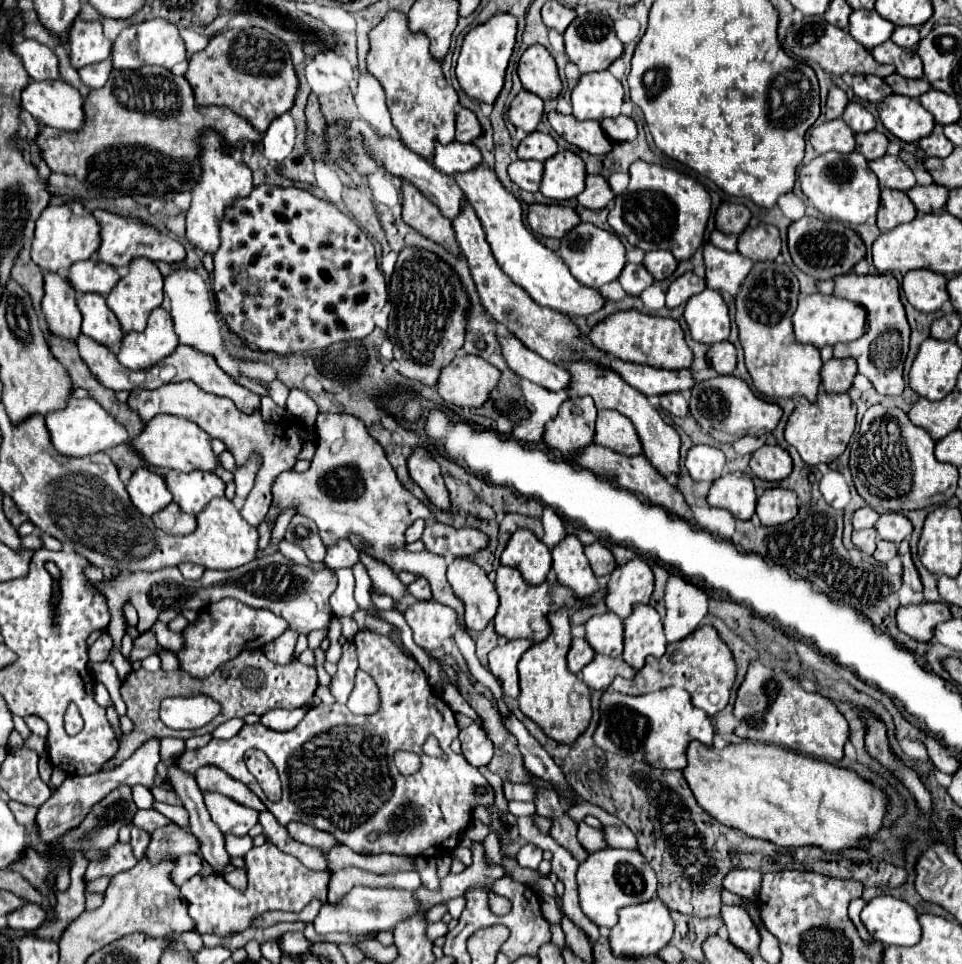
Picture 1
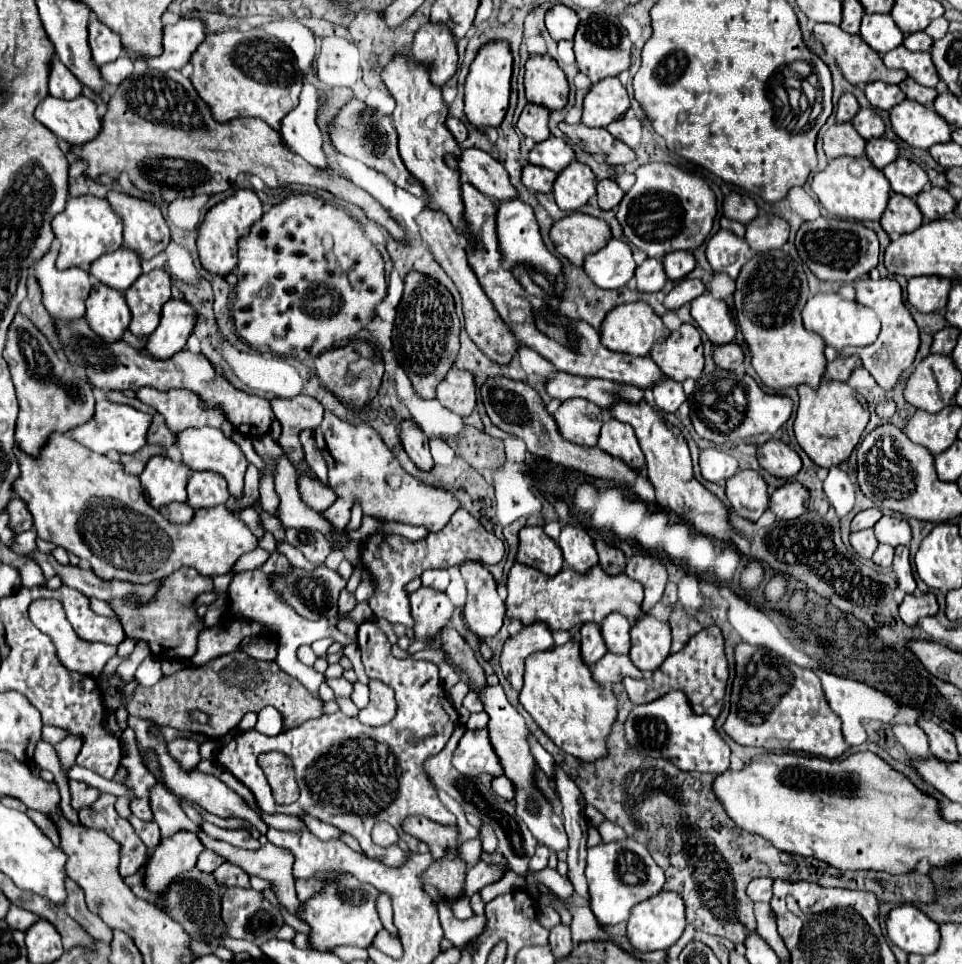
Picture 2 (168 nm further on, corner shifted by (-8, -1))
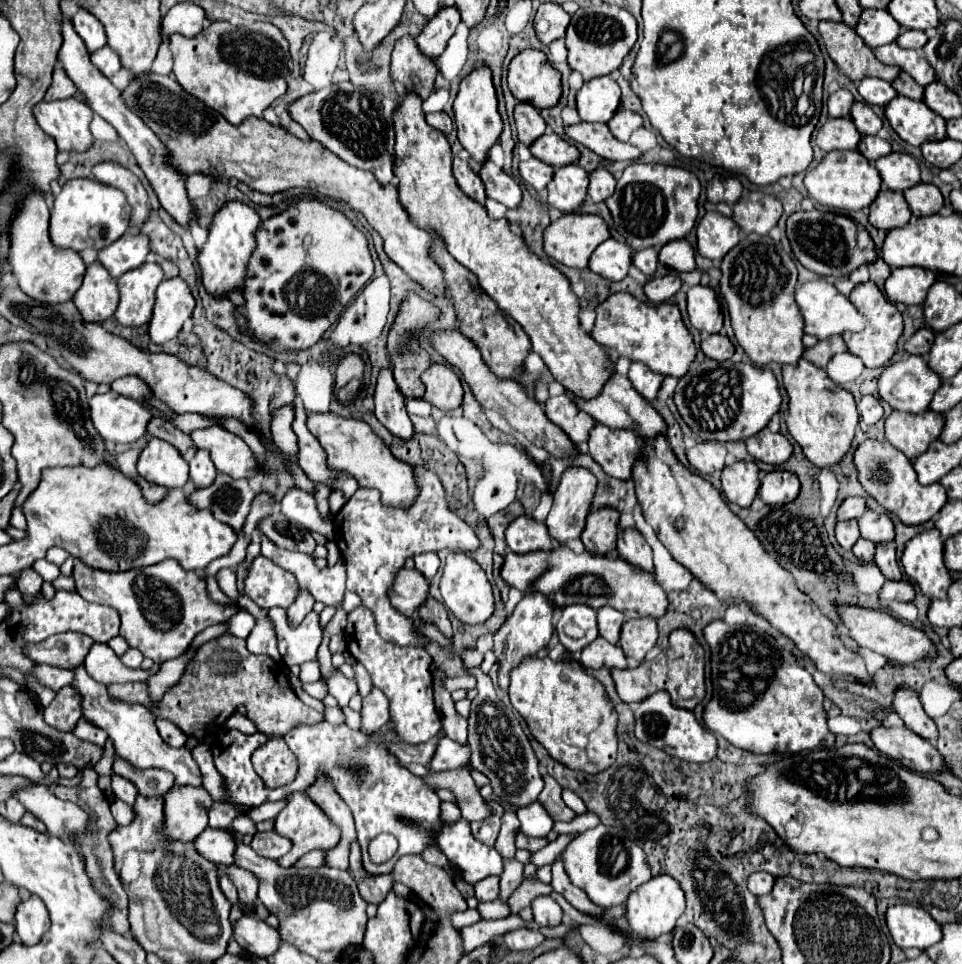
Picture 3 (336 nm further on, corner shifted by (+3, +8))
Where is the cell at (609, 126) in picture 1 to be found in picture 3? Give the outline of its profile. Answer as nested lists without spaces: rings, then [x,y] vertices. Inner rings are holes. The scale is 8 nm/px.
[[[620,108],[620,110],[614,114],[614,118],[608,122],[608,128],[610,128],[610,132],[612,132],[618,140],[628,142],[628,138],[632,136],[632,132],[638,130],[642,124],[644,124],[644,122],[642,122],[642,116],[640,116],[640,114]]]

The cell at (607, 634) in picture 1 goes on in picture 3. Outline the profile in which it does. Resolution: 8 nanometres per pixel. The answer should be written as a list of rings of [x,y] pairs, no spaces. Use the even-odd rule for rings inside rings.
[[[604,606],[598,610],[598,632],[608,642],[616,644],[620,636],[620,628],[624,624],[624,616],[616,612],[612,606]]]

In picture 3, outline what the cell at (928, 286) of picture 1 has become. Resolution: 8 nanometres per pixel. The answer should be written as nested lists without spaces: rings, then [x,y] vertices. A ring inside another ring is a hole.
[[[894,268],[884,284],[884,292],[892,302],[924,304],[930,286],[936,282],[936,274],[926,268]]]

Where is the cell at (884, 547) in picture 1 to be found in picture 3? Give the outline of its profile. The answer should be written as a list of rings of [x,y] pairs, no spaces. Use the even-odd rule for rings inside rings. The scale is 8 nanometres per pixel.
[[[858,540],[856,544],[854,544],[854,548],[852,548],[852,552],[854,552],[854,556],[860,560],[860,562],[872,562],[874,560],[874,548],[876,548],[876,544],[872,544],[870,540]]]

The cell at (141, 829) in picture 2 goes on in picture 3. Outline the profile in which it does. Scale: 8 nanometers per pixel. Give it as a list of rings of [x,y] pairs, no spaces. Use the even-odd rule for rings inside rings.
[[[114,800],[112,802],[112,816],[114,816],[116,824],[122,826],[122,824],[128,824],[134,818],[134,810],[128,804],[124,804],[122,800]]]

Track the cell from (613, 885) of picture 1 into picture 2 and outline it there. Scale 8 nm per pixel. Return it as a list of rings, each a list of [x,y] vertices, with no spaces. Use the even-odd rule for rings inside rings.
[[[635,839],[601,843],[597,847],[591,847],[587,853],[585,877],[589,883],[591,911],[603,927],[627,921],[631,907],[661,893],[665,883],[663,869],[653,861],[645,845],[637,843]]]

